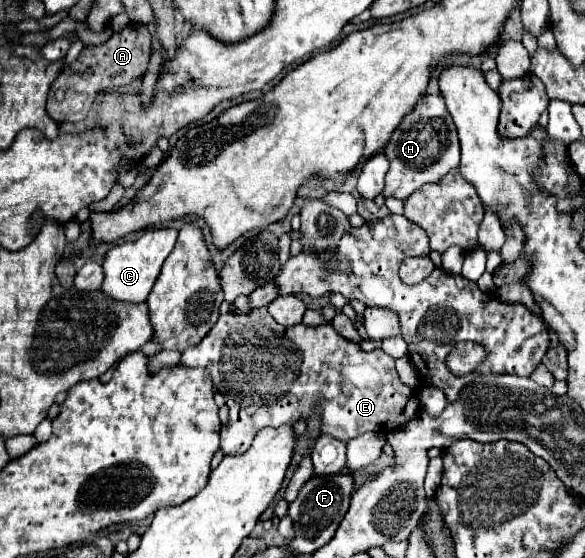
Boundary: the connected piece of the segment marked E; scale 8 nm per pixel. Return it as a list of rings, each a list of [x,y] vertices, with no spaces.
[[[266,308],[252,310],[244,316],[234,312],[220,314],[218,324],[208,332],[208,336],[204,336],[196,346],[182,352],[180,364],[192,368],[206,368],[212,376],[214,386],[226,398],[230,414],[228,422],[220,428],[220,448],[224,450],[224,454],[246,452],[260,428],[278,428],[280,424],[294,424],[302,414],[308,418],[314,406],[320,406],[322,410],[322,432],[342,442],[350,442],[352,438],[370,430],[376,432],[376,428],[378,434],[398,430],[406,426],[420,410],[416,390],[400,382],[398,372],[394,368],[394,360],[380,348],[364,352],[358,344],[346,340],[340,332],[336,332],[332,324],[322,324],[316,328],[308,328],[304,324],[282,328],[282,324],[278,324]]]

